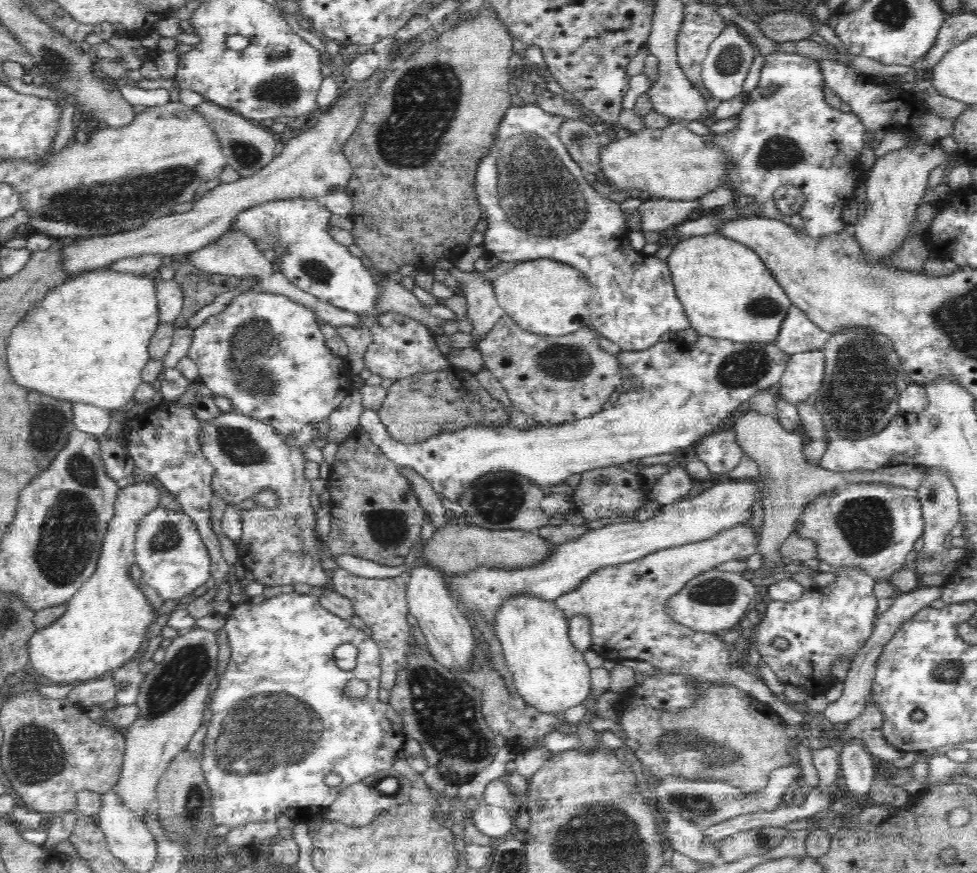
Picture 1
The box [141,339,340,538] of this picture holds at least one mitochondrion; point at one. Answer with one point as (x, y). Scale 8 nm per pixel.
(239, 447)

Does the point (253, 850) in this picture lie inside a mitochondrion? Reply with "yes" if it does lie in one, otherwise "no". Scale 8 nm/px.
no

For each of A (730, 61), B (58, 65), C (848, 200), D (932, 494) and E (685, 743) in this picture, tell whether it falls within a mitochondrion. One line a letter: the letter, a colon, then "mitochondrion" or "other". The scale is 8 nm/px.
A: mitochondrion
B: mitochondrion
C: other
D: mitochondrion
E: mitochondrion

